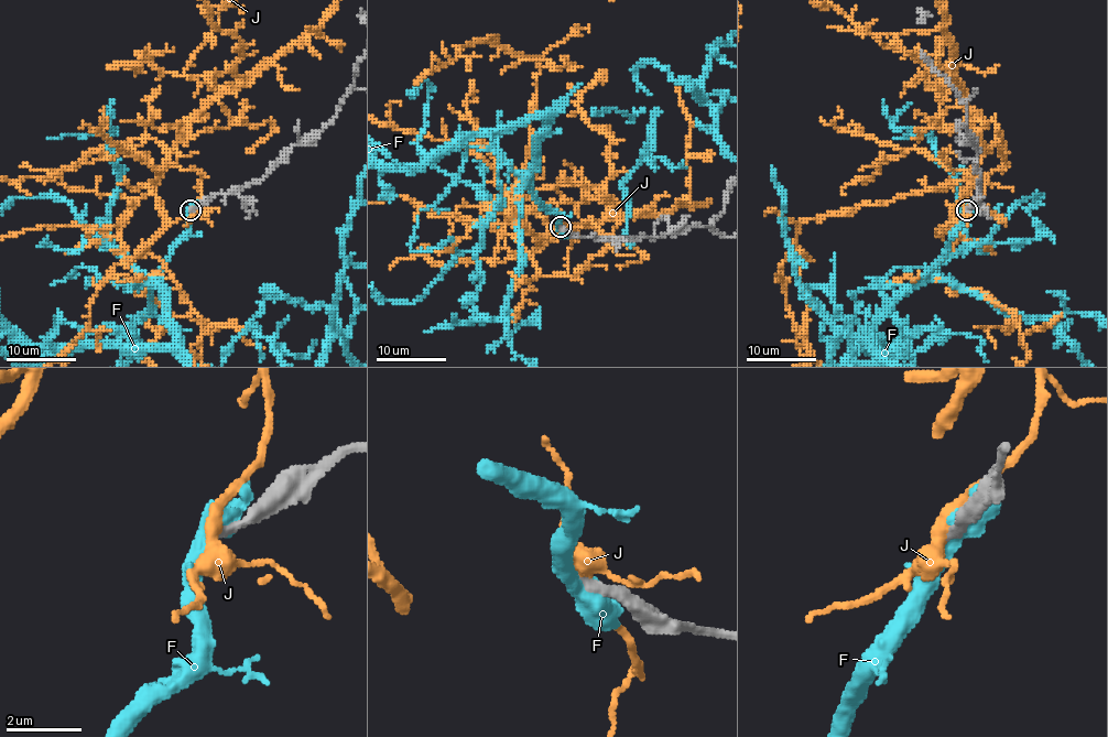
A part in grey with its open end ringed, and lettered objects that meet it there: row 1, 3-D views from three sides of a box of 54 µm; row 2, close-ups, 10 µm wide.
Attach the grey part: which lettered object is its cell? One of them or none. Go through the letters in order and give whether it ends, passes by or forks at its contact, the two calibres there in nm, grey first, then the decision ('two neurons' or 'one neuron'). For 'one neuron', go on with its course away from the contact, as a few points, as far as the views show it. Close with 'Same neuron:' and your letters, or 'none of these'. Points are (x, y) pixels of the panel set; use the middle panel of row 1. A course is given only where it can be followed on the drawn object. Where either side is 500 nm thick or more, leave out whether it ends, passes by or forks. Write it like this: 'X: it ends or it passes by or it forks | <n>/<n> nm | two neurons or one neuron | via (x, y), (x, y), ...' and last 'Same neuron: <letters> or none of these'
F: 360/550 nm | two neurons
J: it forks | 240/320 nm | two neurons
Same neuron: none of these

